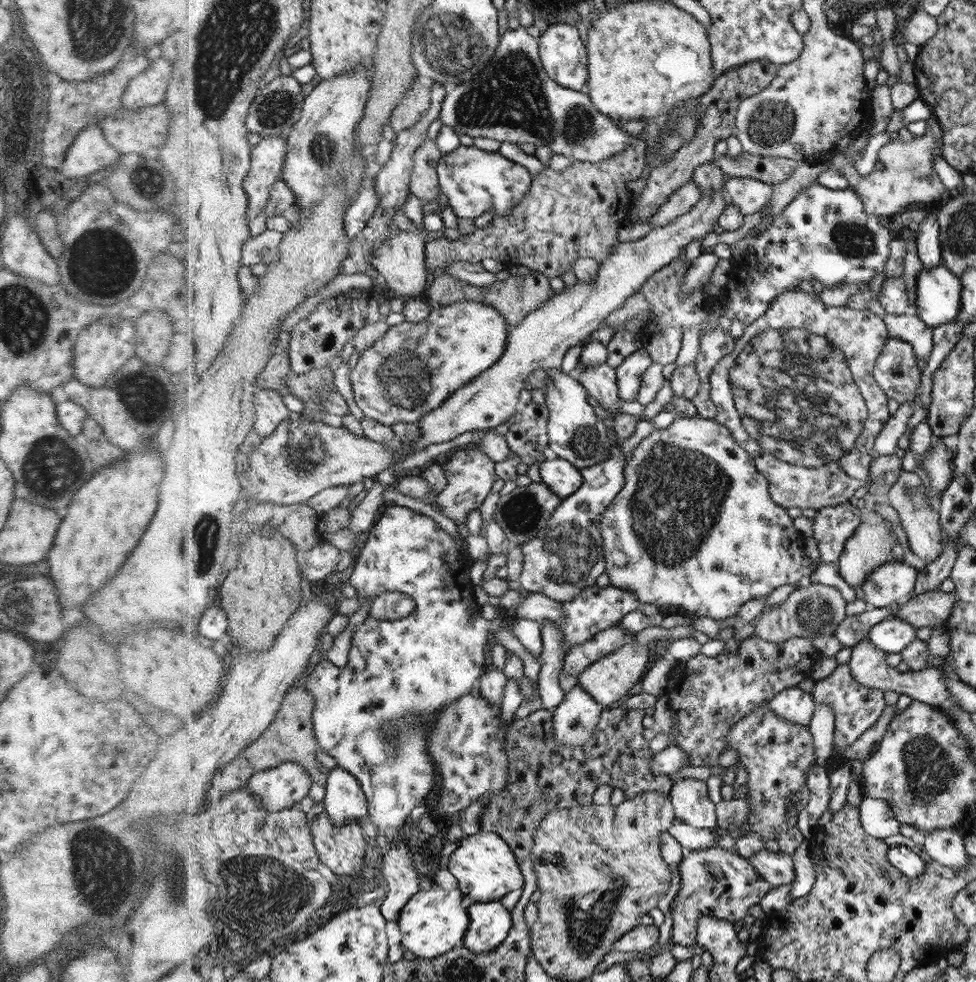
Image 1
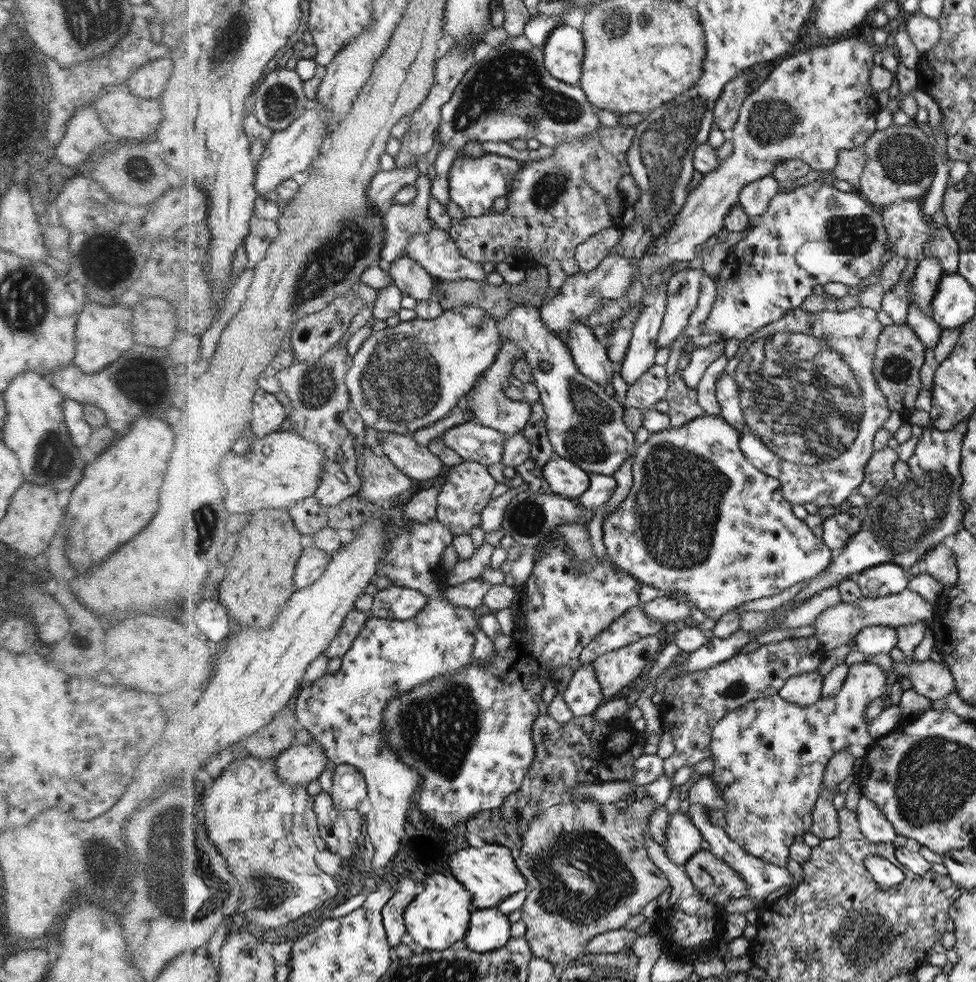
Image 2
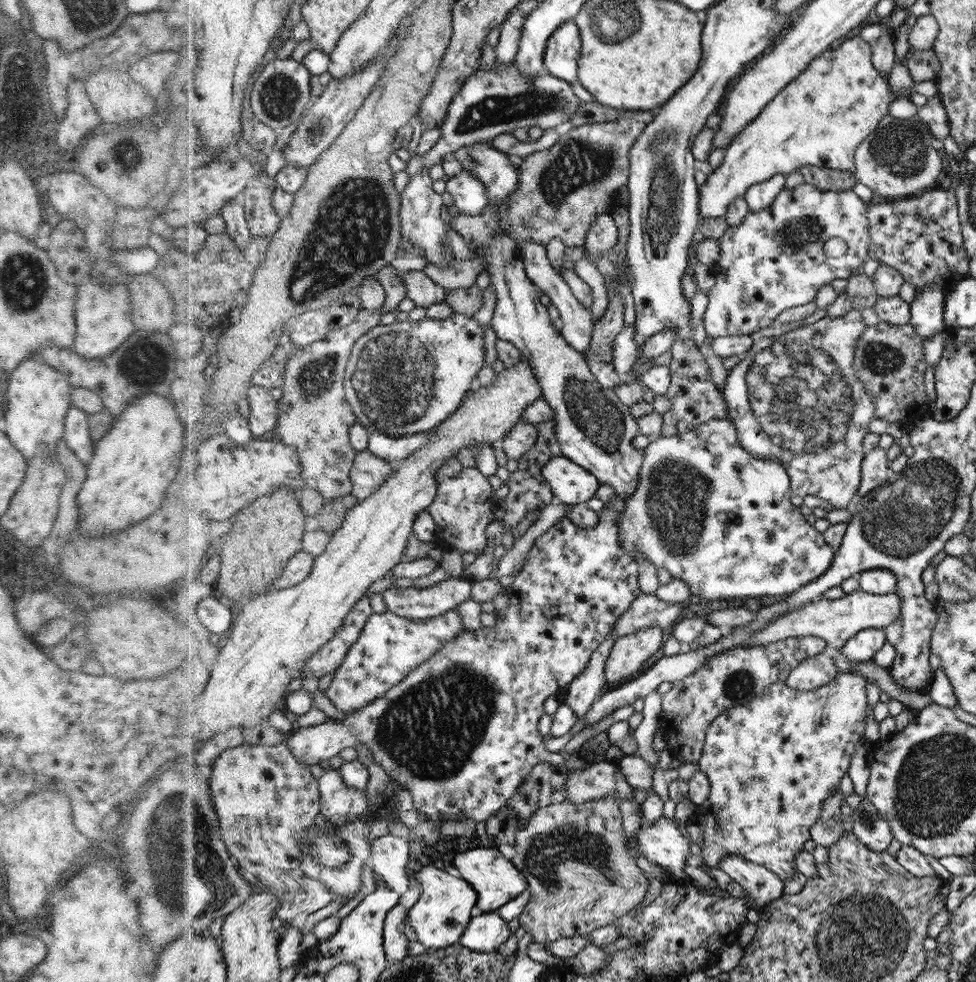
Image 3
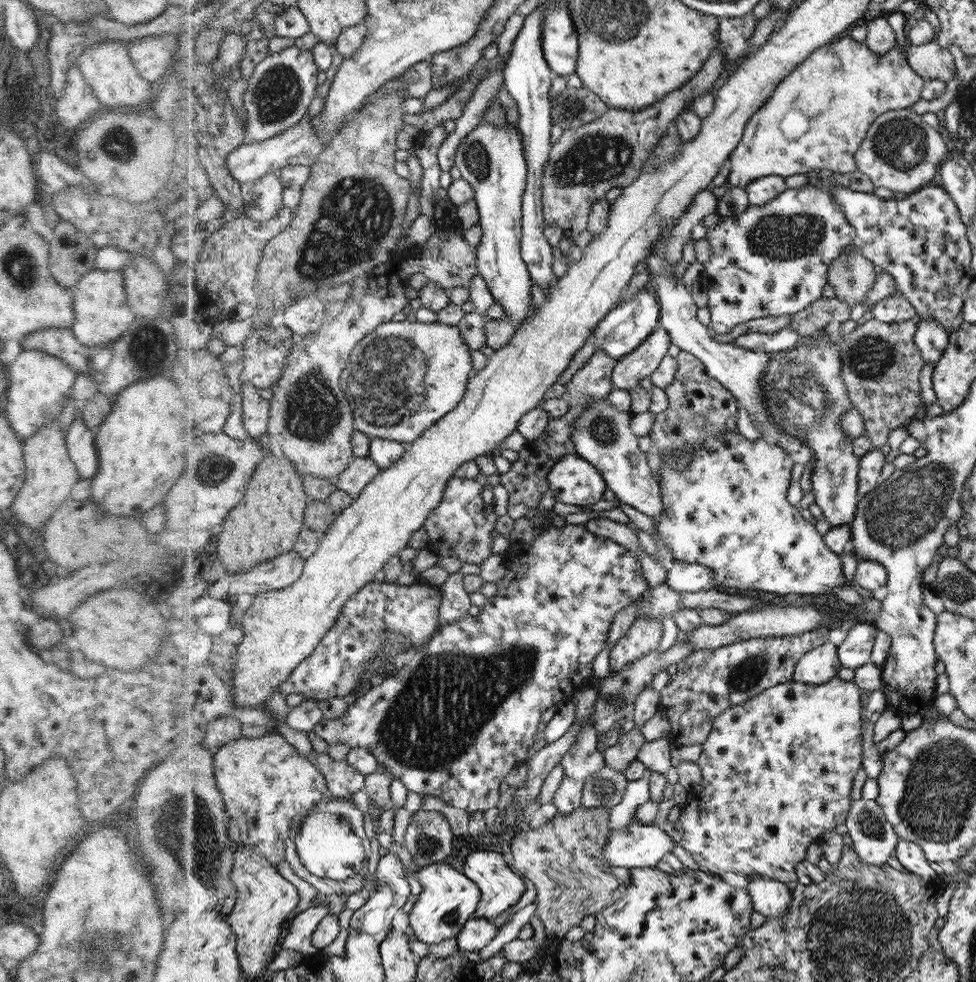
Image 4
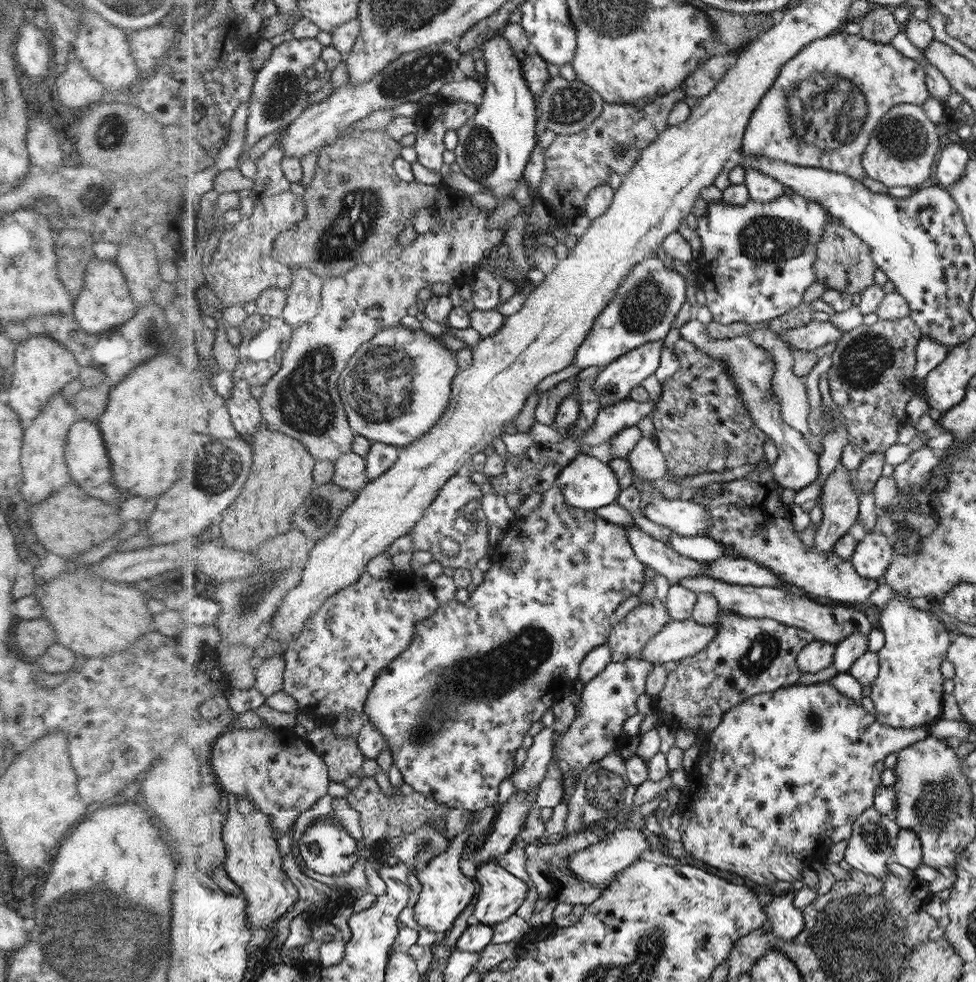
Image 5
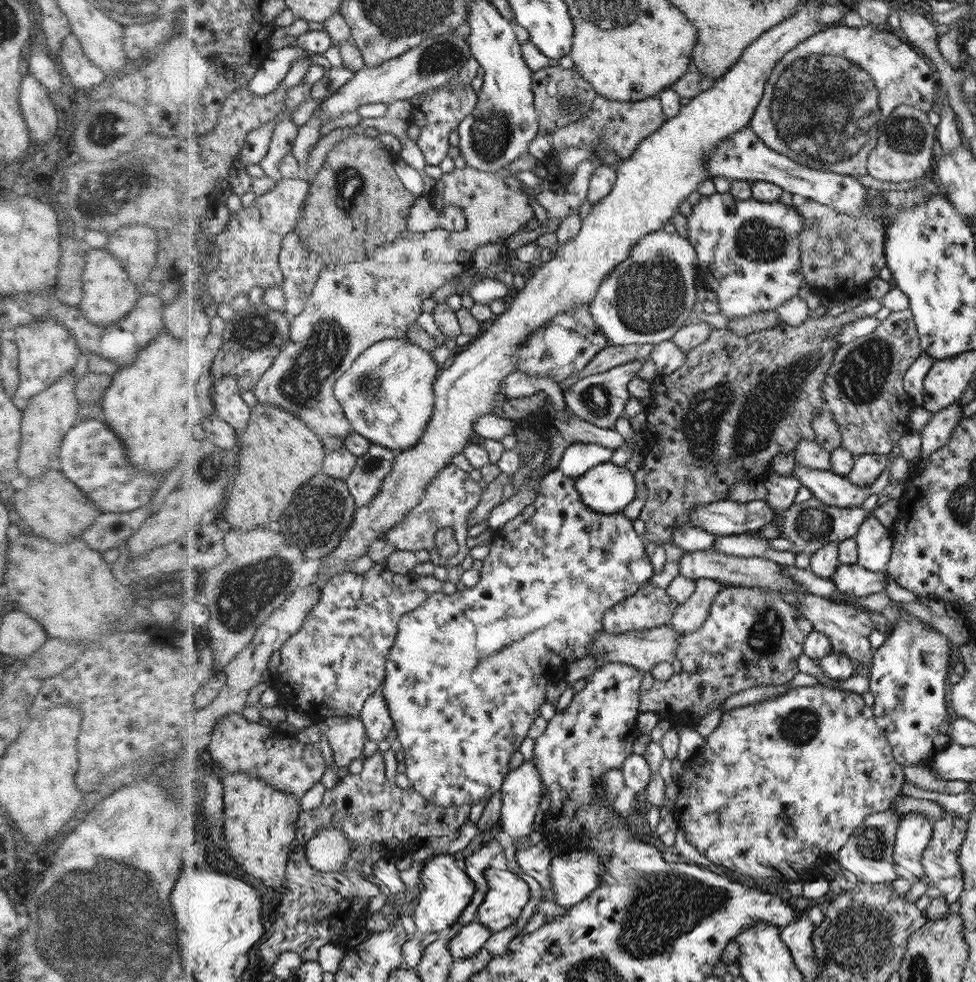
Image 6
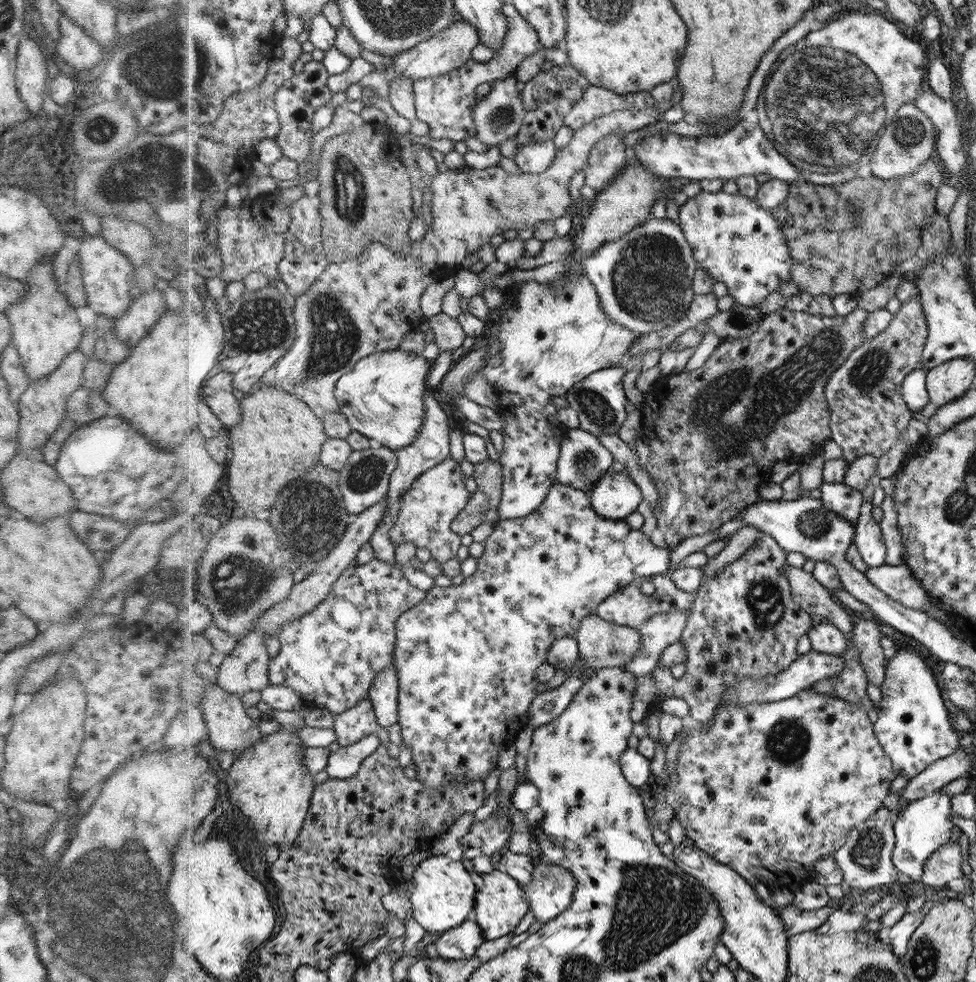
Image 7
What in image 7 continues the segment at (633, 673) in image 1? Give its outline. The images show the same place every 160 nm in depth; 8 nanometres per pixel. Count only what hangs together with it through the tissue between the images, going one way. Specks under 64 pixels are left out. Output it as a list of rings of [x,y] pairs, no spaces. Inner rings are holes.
[[[665,573],[633,580],[628,586],[604,599],[604,602],[599,604],[599,608],[595,609],[595,615],[608,622],[636,629],[652,616],[660,613],[676,610],[680,610],[680,612],[690,611],[693,602],[694,594],[680,590],[675,581]]]

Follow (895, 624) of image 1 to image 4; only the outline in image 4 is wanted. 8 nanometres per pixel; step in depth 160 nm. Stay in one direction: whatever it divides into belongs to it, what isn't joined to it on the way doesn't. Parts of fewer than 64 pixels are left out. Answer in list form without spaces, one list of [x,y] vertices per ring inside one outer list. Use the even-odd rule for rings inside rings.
[[[858,622],[837,647],[837,655],[844,668],[858,668],[871,660],[871,652],[879,633],[872,622]]]

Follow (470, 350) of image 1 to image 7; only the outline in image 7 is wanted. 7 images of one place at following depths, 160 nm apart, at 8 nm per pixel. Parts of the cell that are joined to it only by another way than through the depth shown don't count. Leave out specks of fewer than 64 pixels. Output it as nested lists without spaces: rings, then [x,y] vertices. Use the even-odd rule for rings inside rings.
[[[401,349],[378,352],[360,360],[356,368],[341,378],[335,390],[335,397],[342,405],[341,412],[346,414],[348,420],[356,431],[360,431],[368,438],[380,441],[384,447],[398,451],[413,445],[423,431],[428,415],[426,398],[433,385],[432,368],[434,362],[426,360],[420,354],[412,354]]]

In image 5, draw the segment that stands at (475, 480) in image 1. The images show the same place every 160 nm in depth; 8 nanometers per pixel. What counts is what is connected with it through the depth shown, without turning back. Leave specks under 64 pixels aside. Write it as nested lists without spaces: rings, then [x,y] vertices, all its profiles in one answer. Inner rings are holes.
[[[460,472],[460,474],[452,476],[448,483],[443,484],[443,488],[418,526],[411,534],[408,534],[413,541],[416,541],[416,550],[428,550],[432,553],[433,560],[440,562],[443,567],[453,567],[454,569],[476,567],[476,562],[486,554],[486,548],[488,548],[488,521],[482,512],[481,500],[480,487],[466,474]],[[471,516],[477,516],[478,523],[470,521]],[[442,538],[451,538],[458,542],[460,550],[456,556],[447,556],[440,549],[439,542]]]

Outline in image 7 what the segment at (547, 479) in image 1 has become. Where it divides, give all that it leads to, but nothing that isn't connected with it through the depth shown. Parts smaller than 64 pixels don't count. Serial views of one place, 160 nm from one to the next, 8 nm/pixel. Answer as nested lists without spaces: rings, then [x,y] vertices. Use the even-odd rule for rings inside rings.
[[[626,471],[606,472],[589,495],[595,511],[612,520],[625,519],[643,501],[642,489]]]

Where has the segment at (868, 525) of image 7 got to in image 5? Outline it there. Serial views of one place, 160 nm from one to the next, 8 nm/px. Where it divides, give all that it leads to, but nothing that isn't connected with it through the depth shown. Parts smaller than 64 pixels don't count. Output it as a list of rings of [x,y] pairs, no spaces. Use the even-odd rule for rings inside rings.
[[[876,529],[859,541],[851,561],[860,576],[870,580],[882,580],[892,562],[893,538],[889,539]]]

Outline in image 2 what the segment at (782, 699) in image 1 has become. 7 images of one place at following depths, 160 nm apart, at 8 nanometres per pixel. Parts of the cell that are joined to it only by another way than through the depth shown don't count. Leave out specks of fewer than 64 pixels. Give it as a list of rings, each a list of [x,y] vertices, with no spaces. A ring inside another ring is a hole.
[[[817,671],[792,676],[784,683],[779,695],[788,702],[800,706],[810,706],[821,696],[823,679],[824,676]]]

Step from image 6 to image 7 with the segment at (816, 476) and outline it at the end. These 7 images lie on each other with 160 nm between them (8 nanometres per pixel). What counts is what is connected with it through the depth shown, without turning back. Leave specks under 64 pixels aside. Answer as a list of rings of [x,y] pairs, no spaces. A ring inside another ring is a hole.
[[[823,482],[819,489],[821,490],[821,500],[825,505],[855,526],[863,503],[861,491],[846,483],[826,482]]]

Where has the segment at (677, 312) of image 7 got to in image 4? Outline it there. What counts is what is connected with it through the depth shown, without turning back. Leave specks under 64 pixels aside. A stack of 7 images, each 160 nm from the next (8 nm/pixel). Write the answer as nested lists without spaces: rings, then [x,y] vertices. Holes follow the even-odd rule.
[[[647,284],[640,288],[634,299],[615,305],[595,327],[594,346],[617,362],[639,347],[659,328],[659,304]]]

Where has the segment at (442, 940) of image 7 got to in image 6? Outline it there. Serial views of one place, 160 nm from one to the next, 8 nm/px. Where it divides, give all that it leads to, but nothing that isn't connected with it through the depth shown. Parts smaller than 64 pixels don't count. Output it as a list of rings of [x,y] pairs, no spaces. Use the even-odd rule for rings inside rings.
[[[476,920],[463,926],[454,938],[448,942],[448,952],[453,959],[466,959],[476,955],[484,946],[484,943],[494,932],[487,926]]]

